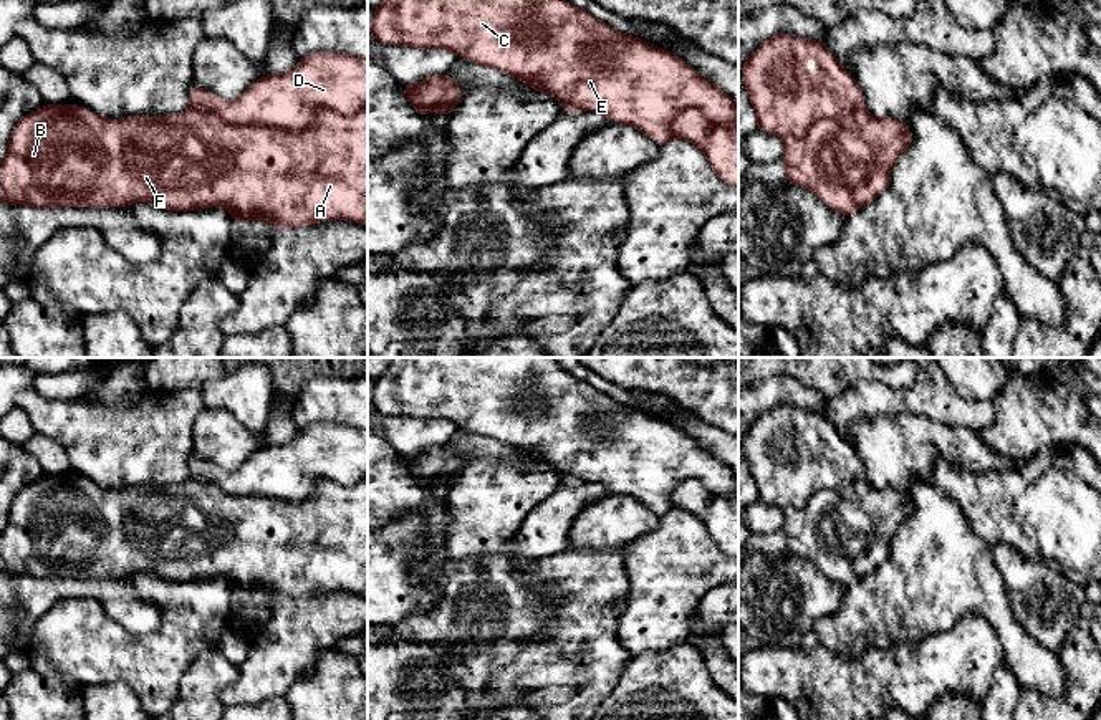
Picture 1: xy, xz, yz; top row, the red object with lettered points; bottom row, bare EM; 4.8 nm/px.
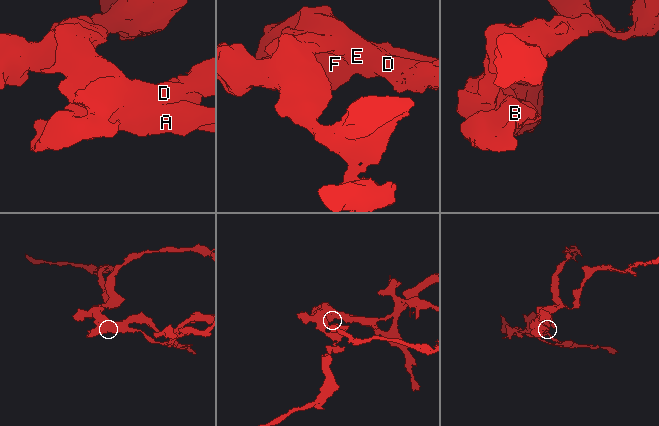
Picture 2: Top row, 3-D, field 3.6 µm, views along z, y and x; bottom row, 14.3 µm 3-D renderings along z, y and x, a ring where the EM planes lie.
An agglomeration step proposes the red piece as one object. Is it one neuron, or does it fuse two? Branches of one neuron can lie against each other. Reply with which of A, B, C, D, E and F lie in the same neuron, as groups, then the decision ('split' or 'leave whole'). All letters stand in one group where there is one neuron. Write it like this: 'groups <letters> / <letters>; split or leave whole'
groups A B F / C D E; split

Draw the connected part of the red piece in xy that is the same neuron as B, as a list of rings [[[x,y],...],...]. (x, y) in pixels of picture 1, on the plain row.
[[[43,475],[23,487],[10,505],[0,531],[0,573],[36,579],[106,579],[154,573],[171,584],[225,578],[235,594],[262,591],[275,601],[325,591],[351,591],[368,598],[368,482],[353,487],[318,482],[310,498],[283,502],[227,493],[192,477],[162,488],[104,490],[79,475]]]

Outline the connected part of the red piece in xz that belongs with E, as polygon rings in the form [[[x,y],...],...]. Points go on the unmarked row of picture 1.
[[[391,358],[373,382],[376,412],[417,420],[450,420],[457,429],[485,435],[517,450],[540,449],[566,483],[598,482],[616,495],[631,495],[656,515],[669,513],[671,493],[687,480],[699,480],[710,493],[738,493],[738,475],[702,449],[682,429],[626,406],[560,367],[553,358]]]

